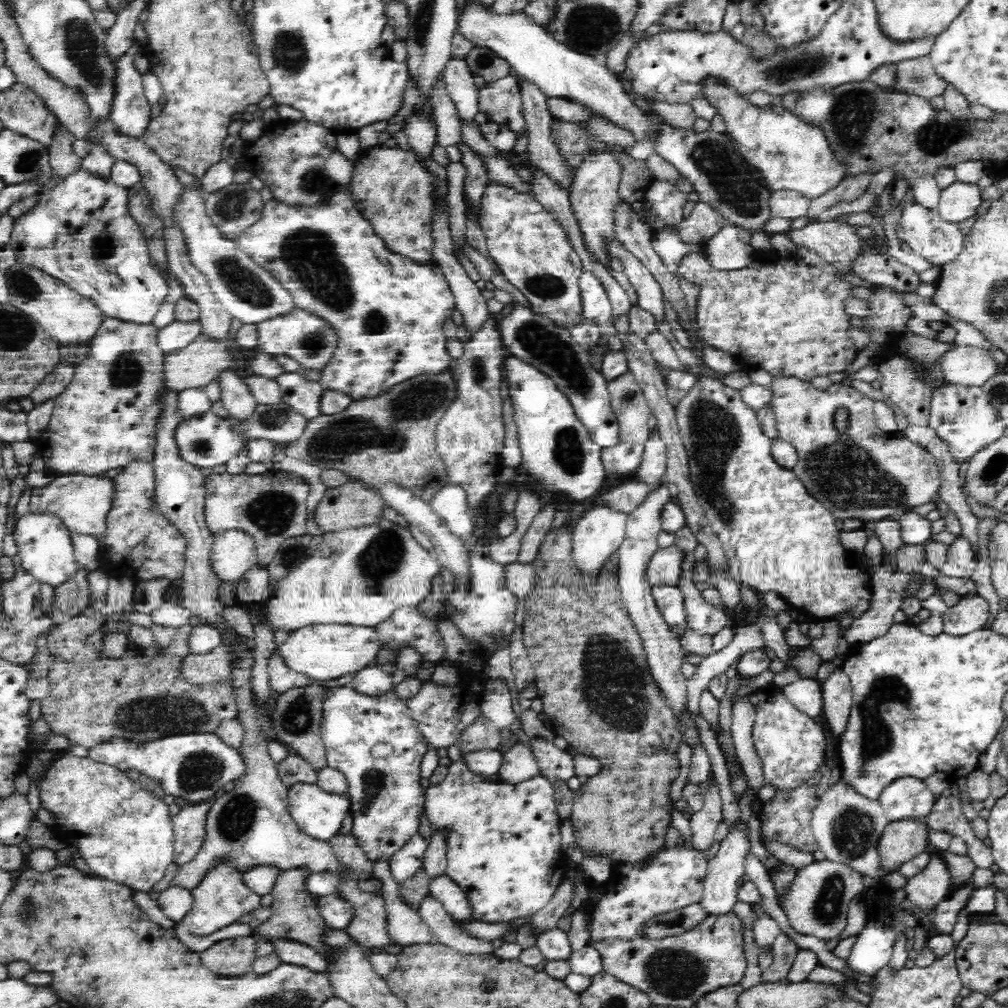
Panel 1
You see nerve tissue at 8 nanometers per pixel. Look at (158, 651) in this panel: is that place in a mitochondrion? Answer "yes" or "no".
no

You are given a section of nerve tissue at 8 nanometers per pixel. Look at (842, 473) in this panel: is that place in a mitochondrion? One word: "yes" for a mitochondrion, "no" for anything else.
yes

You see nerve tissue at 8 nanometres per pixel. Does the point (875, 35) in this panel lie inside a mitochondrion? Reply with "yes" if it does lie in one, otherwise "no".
no

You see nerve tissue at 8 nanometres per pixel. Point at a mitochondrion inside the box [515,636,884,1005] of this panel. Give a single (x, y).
(672, 974)

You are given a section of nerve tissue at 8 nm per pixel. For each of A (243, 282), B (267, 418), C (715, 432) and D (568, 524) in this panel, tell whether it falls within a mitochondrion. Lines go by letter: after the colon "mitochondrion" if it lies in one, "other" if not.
A: mitochondrion
B: mitochondrion
C: mitochondrion
D: other

